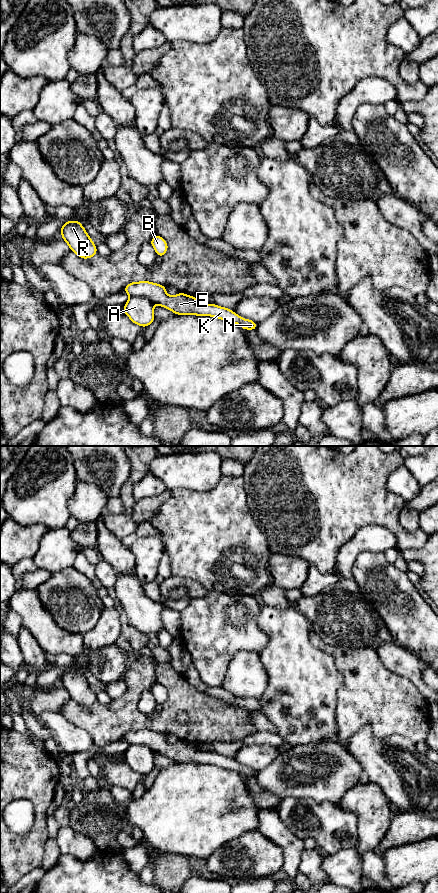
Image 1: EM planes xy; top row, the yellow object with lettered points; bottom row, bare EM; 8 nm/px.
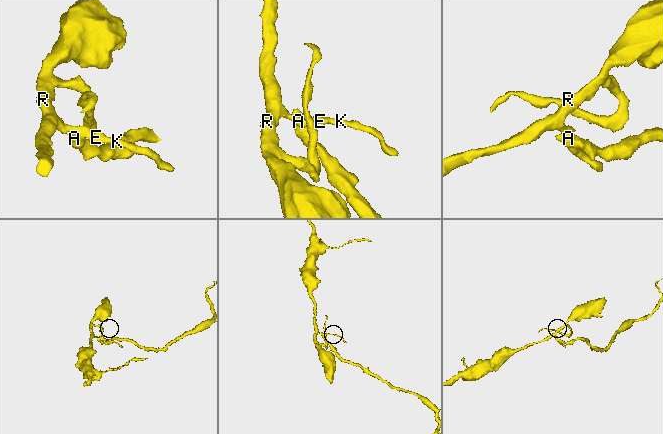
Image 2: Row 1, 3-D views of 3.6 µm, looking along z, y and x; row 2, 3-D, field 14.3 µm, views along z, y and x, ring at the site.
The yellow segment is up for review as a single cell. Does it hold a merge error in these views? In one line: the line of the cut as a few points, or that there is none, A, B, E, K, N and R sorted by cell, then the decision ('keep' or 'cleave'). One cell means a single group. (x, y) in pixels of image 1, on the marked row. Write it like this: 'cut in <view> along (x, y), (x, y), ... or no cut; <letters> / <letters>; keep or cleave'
cut in xy along (130, 296), (144, 296), (153, 304); A / B E K N R; cleave

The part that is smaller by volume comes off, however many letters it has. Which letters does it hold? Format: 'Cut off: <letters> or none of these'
Cut off: A

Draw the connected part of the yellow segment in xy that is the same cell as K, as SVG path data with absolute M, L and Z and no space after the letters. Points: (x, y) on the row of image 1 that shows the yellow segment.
M149 281L132 282L125 286L124 291L130 297L145 297L153 304L165 307L176 315L212 316L221 320L236 323L244 330L256 330L257 323L241 318L231 309L215 304L204 304L196 297L179 292L175 296L166 293L166 287Z

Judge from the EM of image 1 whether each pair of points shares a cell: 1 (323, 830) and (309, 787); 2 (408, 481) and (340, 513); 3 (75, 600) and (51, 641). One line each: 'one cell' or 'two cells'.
1: two cells
2: two cells
3: two cells

